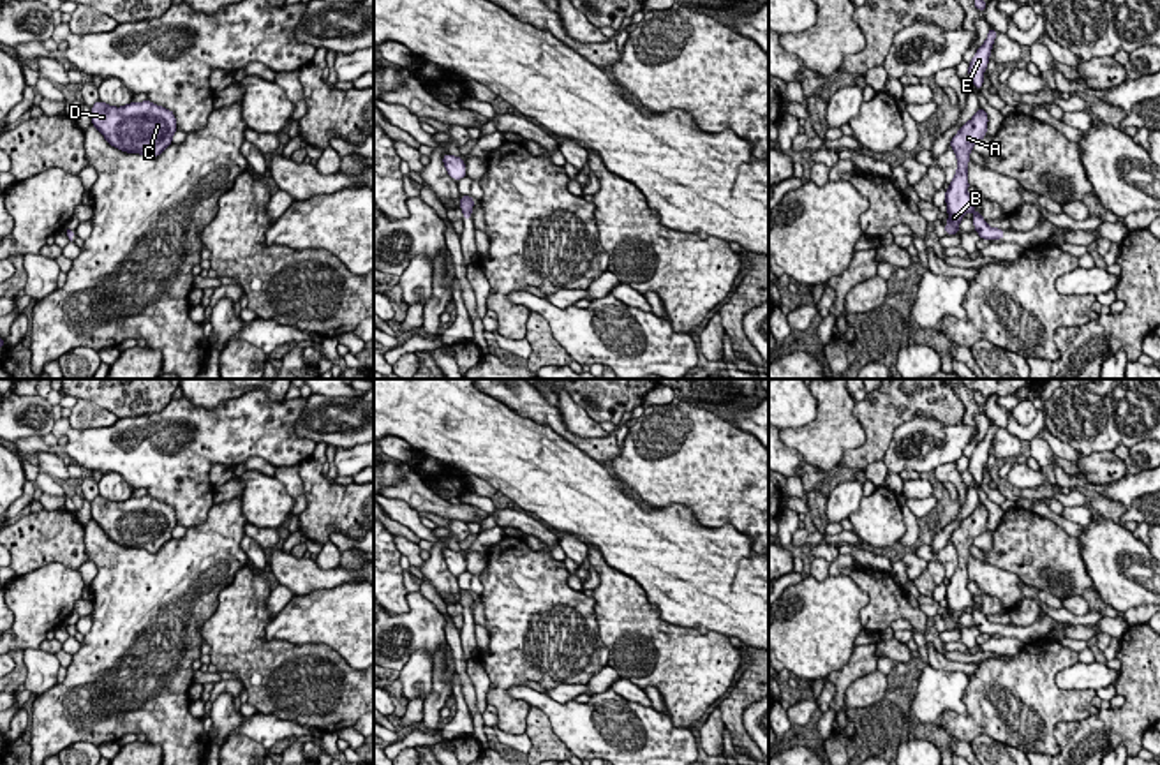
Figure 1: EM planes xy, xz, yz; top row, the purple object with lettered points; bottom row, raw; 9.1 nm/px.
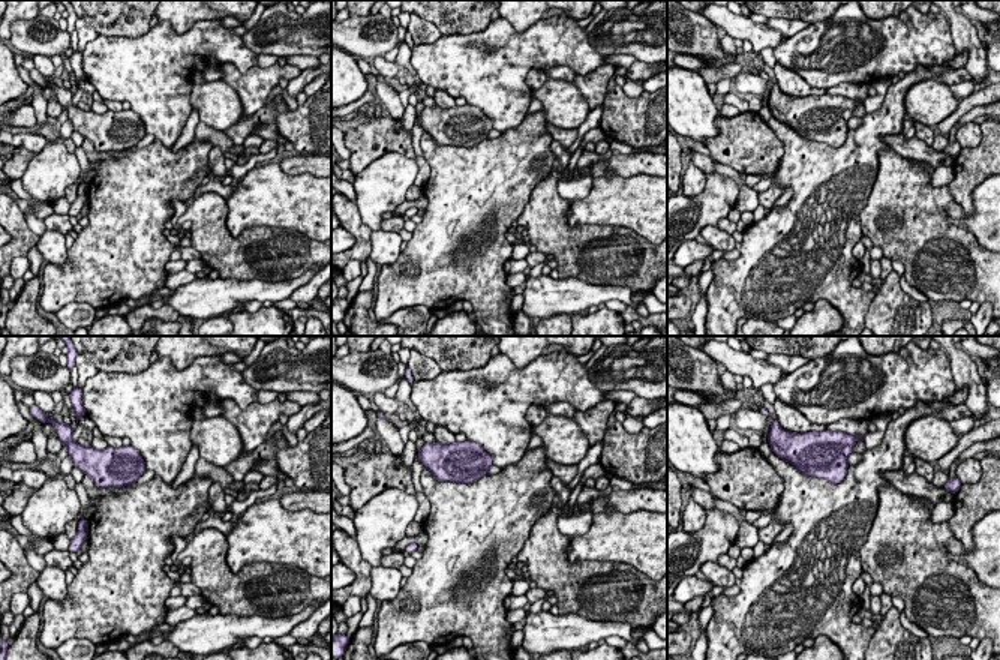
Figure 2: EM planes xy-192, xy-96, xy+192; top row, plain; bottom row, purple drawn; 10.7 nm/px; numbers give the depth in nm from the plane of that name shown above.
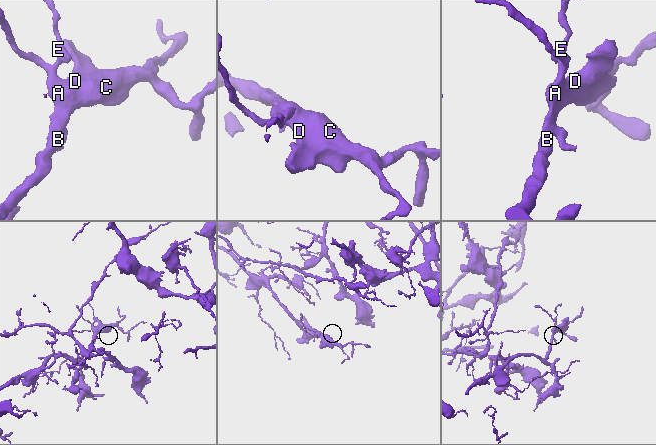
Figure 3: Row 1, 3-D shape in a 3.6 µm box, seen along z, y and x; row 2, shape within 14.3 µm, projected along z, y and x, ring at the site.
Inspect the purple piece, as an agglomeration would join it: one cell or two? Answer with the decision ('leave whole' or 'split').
leave whole

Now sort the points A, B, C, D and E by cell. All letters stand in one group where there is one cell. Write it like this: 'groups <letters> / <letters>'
groups A B C D E

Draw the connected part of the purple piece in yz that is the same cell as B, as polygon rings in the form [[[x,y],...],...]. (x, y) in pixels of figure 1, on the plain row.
[[[978,502],[970,516],[961,520],[959,527],[952,532],[950,543],[957,552],[957,566],[945,587],[945,598],[948,603],[948,617],[945,619],[945,629],[959,629],[959,617],[966,606],[973,606],[973,620],[982,635],[1003,635],[1005,626],[989,622],[982,610],[975,605],[973,596],[968,590],[968,555],[973,539],[985,532],[987,525],[987,508]]]

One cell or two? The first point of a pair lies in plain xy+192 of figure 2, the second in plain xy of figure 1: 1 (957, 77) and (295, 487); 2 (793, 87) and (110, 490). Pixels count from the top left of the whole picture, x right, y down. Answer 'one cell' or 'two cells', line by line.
1: two cells
2: one cell

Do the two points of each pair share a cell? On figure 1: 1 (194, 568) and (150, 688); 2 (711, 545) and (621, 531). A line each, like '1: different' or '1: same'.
1: same
2: same

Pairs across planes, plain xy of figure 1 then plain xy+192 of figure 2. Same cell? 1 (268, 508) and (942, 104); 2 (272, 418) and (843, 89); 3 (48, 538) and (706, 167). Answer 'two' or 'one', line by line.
1: one
2: two
3: two

